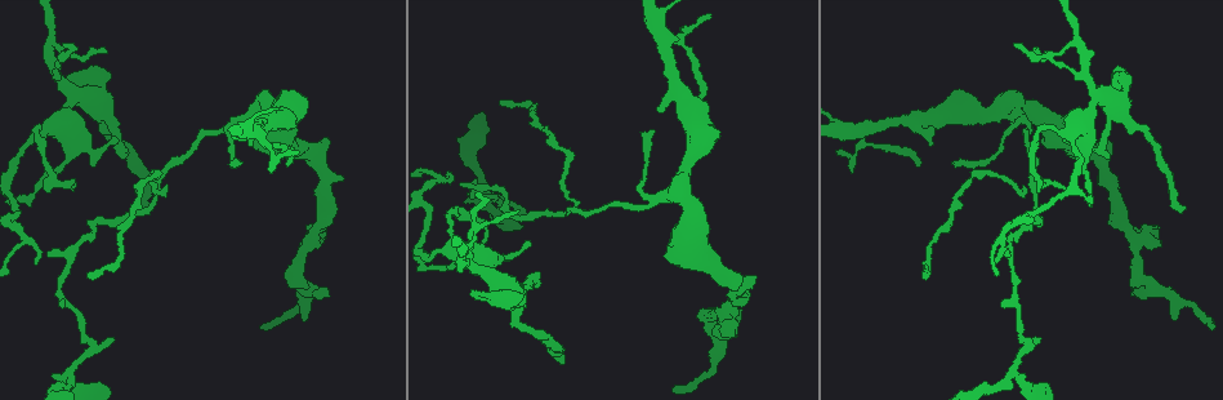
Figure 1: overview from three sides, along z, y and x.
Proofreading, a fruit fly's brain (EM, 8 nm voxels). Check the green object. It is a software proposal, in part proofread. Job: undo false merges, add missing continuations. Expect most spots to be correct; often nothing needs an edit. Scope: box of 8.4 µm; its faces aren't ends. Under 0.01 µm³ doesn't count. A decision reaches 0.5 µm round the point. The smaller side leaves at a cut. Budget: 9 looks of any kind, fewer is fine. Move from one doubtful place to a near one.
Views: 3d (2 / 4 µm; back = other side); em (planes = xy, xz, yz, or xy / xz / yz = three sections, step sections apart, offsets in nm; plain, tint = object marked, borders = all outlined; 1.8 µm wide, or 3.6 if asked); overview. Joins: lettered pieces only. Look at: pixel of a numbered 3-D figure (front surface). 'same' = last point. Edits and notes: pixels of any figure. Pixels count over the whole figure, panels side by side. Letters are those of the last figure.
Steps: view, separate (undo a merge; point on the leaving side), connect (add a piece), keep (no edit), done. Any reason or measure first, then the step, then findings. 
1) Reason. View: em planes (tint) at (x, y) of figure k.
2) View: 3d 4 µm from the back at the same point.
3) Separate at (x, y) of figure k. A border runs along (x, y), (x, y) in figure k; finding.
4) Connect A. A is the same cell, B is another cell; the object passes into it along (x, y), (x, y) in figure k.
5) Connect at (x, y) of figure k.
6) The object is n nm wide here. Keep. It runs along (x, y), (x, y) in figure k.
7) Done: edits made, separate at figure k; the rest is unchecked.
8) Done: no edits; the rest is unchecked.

Sudden change in width. View: em planes (tint) at (257, 128) of figure 1.

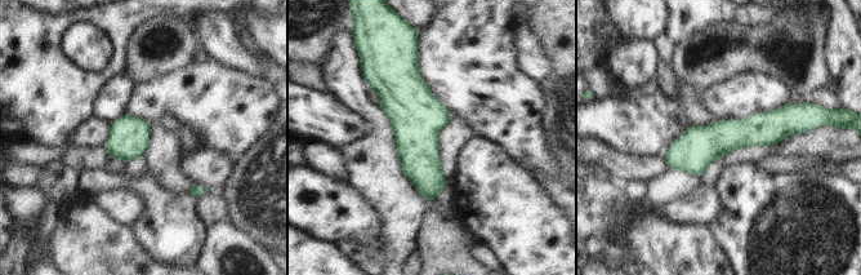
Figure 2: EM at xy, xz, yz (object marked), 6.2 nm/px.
View: em planes (borders) at the same point.

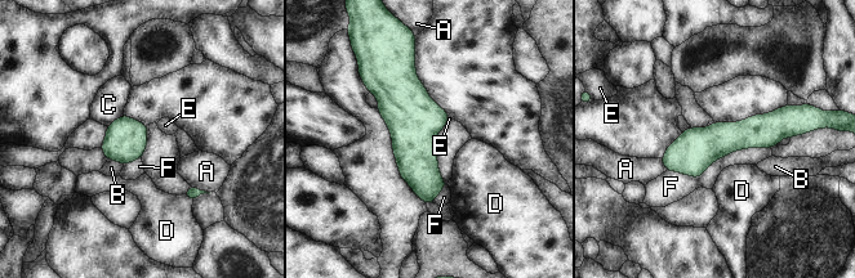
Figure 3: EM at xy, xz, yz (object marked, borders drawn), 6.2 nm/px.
The object is 260 nm wide here. Keep. A, B, C, D, E and F are other cells; a border runs along (716, 158), (698, 176), (667, 170) in figure 3; all the same neuron.

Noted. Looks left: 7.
An open end. View: em planes (borders) at (124, 156) of figure 1.

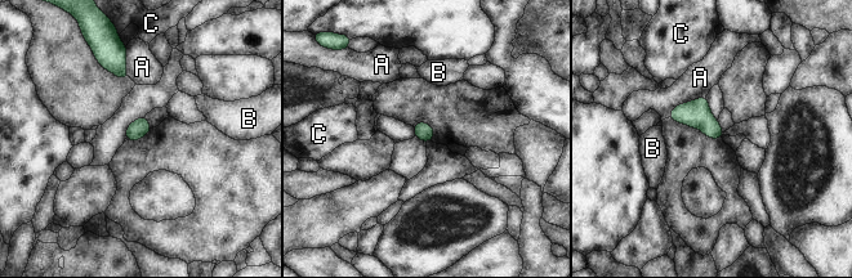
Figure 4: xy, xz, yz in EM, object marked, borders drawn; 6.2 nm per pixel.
The longest contact is with A, 280 nm. Keep. A, B and C are other cells; a border runs along (705, 95), (677, 104), (668, 116) in figure 4; none of them fits.

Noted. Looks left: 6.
Sharp bend. View: 3d 2 µm from the back at (312, 160) of figure 1.

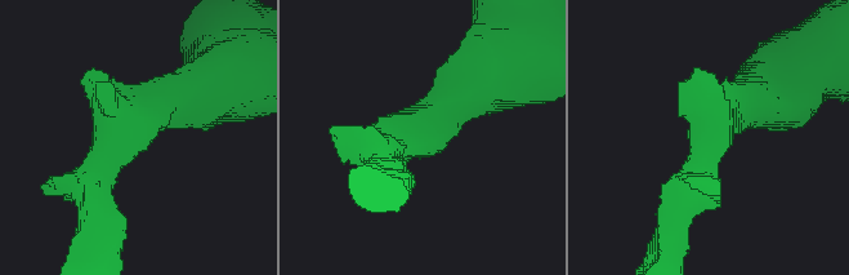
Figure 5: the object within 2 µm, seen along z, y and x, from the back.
View: em 3.6 µm planes (borders) at (415, 137) of figure 5.

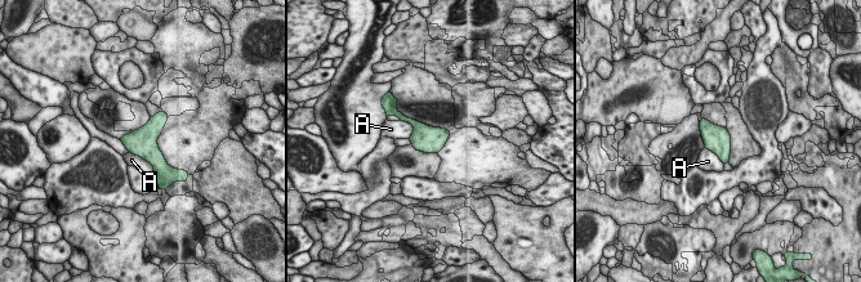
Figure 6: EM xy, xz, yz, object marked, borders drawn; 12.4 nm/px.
The longest contact is with A, 460 nm. Keep. A is another cell; a border runs along (129, 152), (143, 157), (155, 177) in figure 6; one neuron here.

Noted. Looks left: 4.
Touches itself. View: em planes (tint) at (1089, 188) of figure 1.

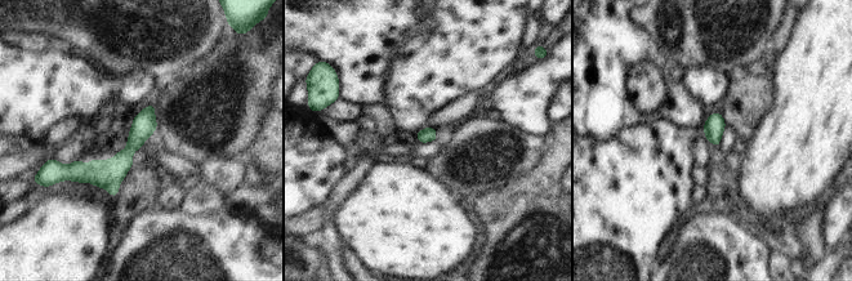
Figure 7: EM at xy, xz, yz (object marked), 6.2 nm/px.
View: em planes (borders) at the same point.

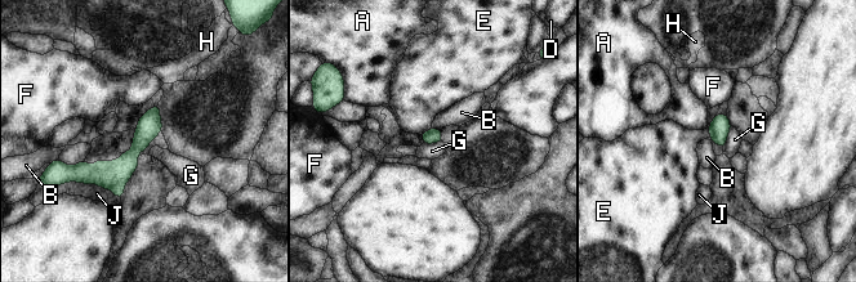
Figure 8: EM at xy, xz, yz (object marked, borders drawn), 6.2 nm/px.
The object is 90 nm wide here. Keep. A, B, D, E, F, G, H and J are other cells; all the same neuron.

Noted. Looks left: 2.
Done: no edits; the rest is unchecked.

